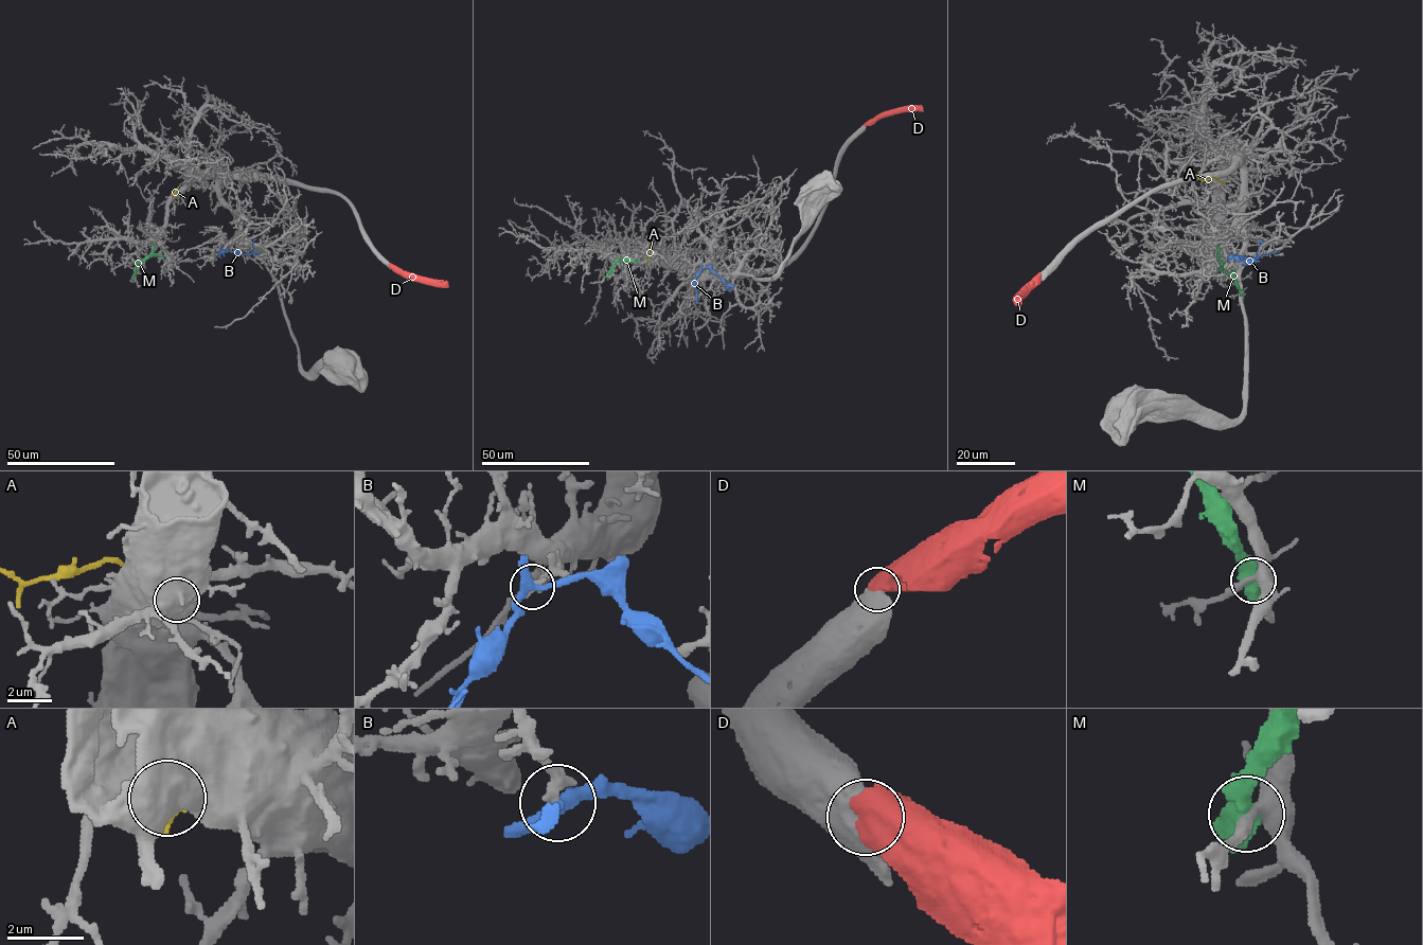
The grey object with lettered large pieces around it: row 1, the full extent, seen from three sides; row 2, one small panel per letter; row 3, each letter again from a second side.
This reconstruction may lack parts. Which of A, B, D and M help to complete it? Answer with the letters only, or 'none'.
D

